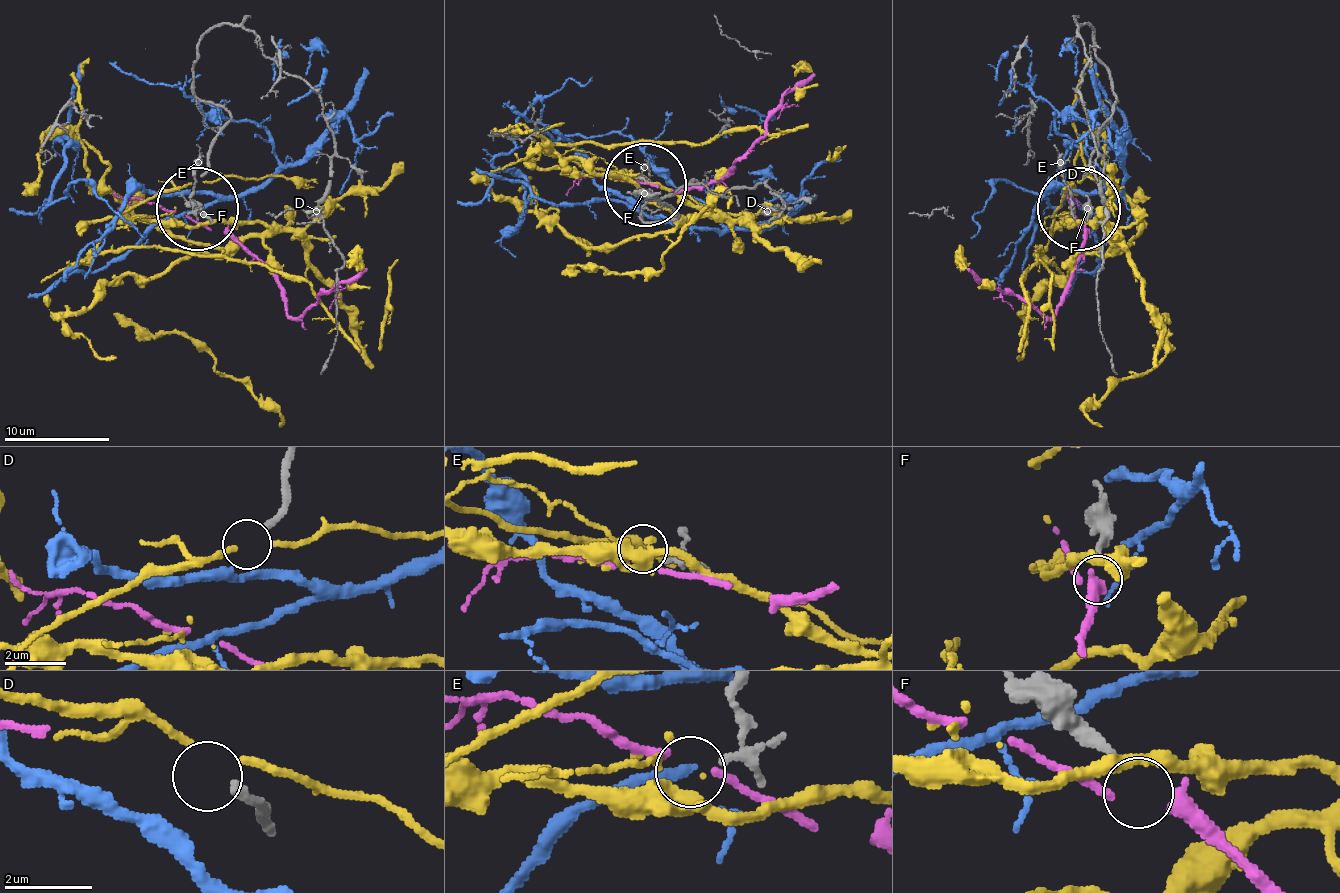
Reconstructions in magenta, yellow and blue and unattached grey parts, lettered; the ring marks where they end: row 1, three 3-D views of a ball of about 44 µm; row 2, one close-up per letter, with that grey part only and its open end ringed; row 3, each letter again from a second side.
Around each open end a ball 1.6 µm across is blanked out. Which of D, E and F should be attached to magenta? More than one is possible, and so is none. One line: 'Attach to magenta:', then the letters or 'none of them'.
Attach to magenta: F

